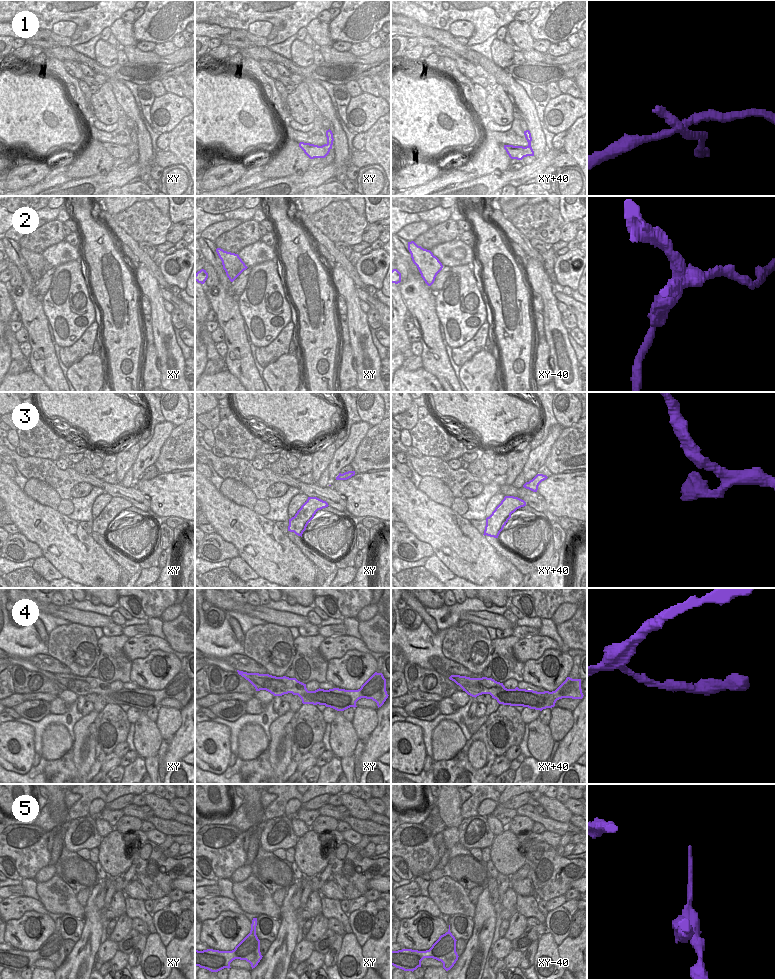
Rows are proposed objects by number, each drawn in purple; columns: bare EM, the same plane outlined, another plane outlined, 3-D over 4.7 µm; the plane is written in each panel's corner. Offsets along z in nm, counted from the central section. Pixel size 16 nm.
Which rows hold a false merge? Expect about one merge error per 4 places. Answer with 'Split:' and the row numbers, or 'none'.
Split: 1, 2, 5

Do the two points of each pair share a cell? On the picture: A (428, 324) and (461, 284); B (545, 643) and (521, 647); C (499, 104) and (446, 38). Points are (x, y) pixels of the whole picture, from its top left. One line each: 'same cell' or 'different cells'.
A: different cells
B: same cell
C: different cells

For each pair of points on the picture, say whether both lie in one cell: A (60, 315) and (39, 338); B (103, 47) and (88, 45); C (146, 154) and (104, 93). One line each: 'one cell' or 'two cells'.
A: two cells
B: two cells
C: two cells

